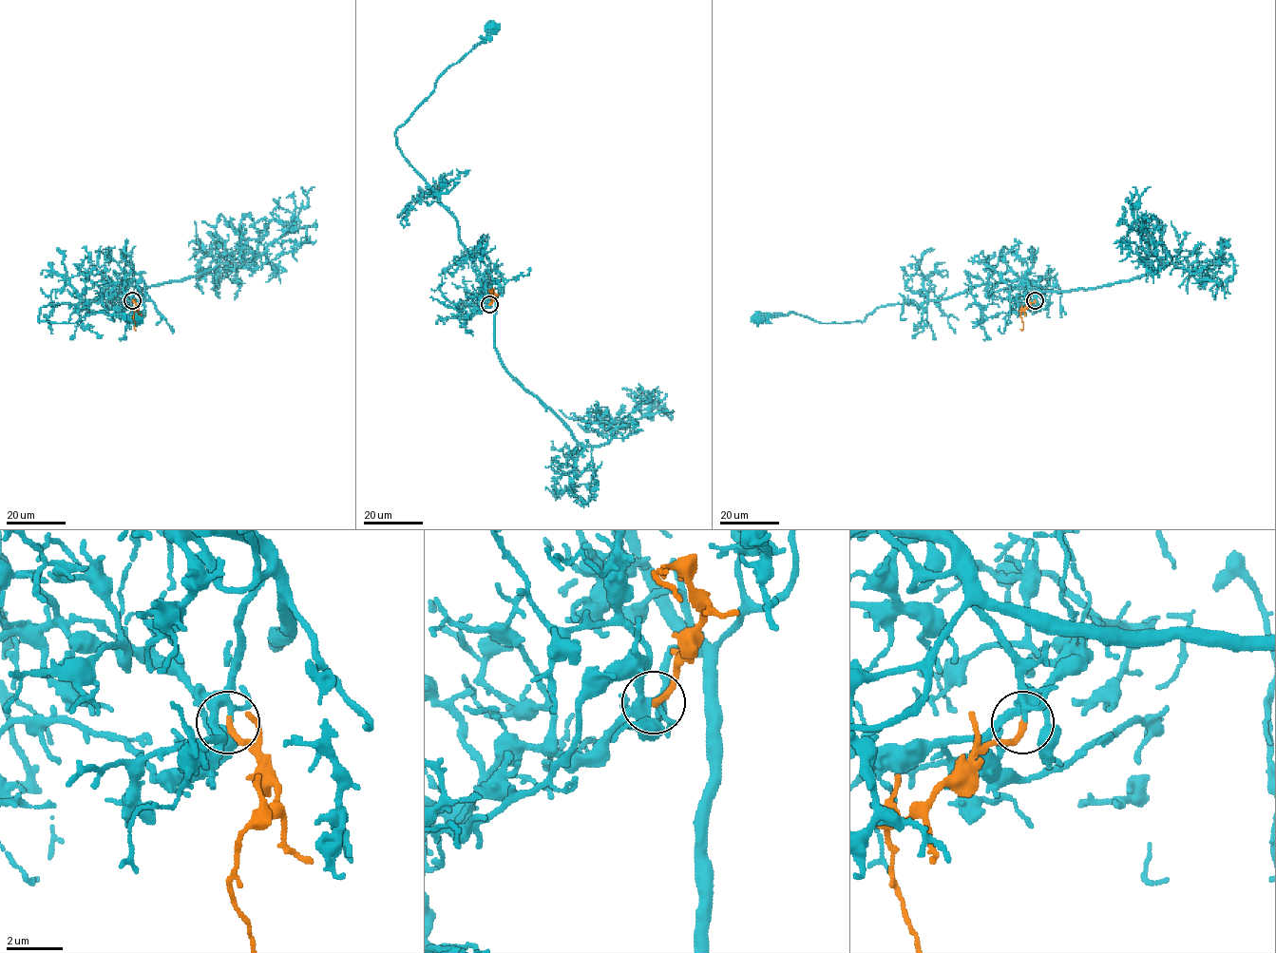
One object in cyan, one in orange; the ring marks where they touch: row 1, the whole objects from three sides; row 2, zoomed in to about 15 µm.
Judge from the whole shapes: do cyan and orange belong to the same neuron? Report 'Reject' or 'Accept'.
Accept

